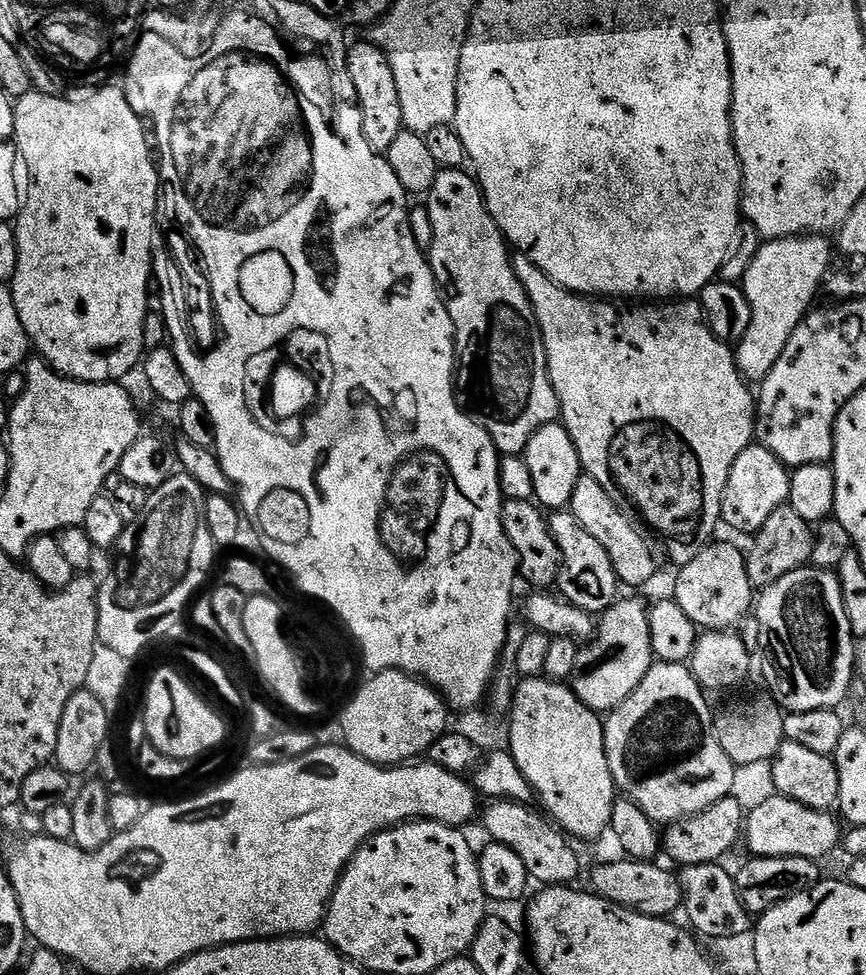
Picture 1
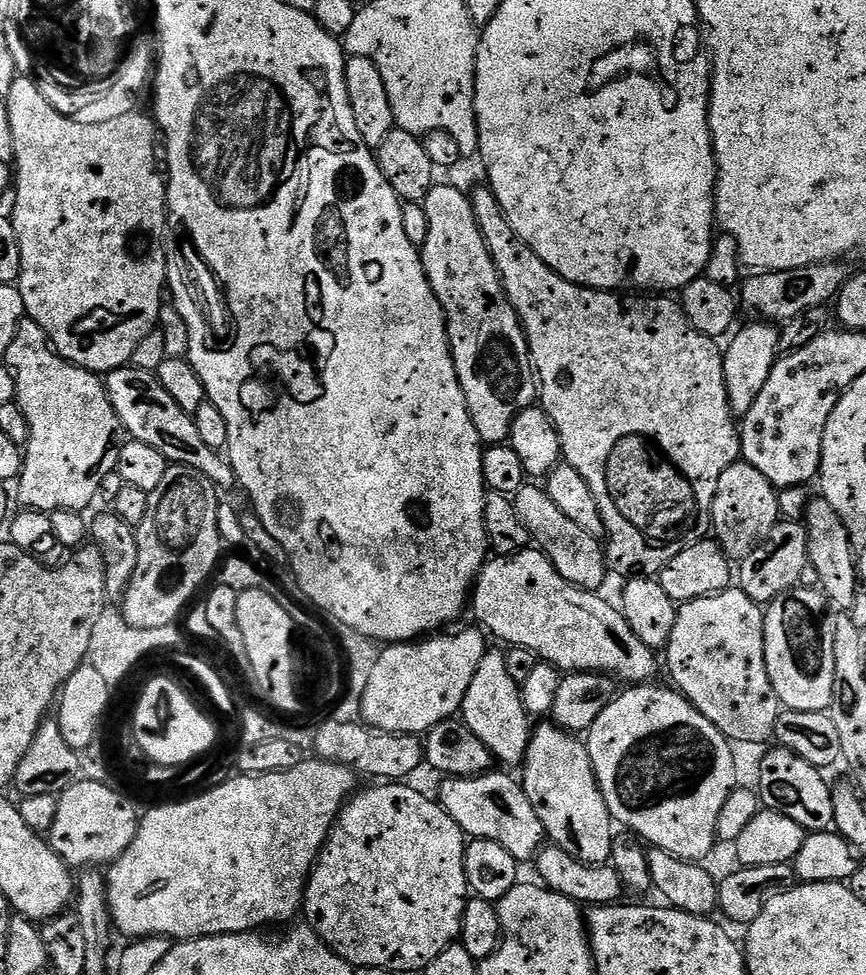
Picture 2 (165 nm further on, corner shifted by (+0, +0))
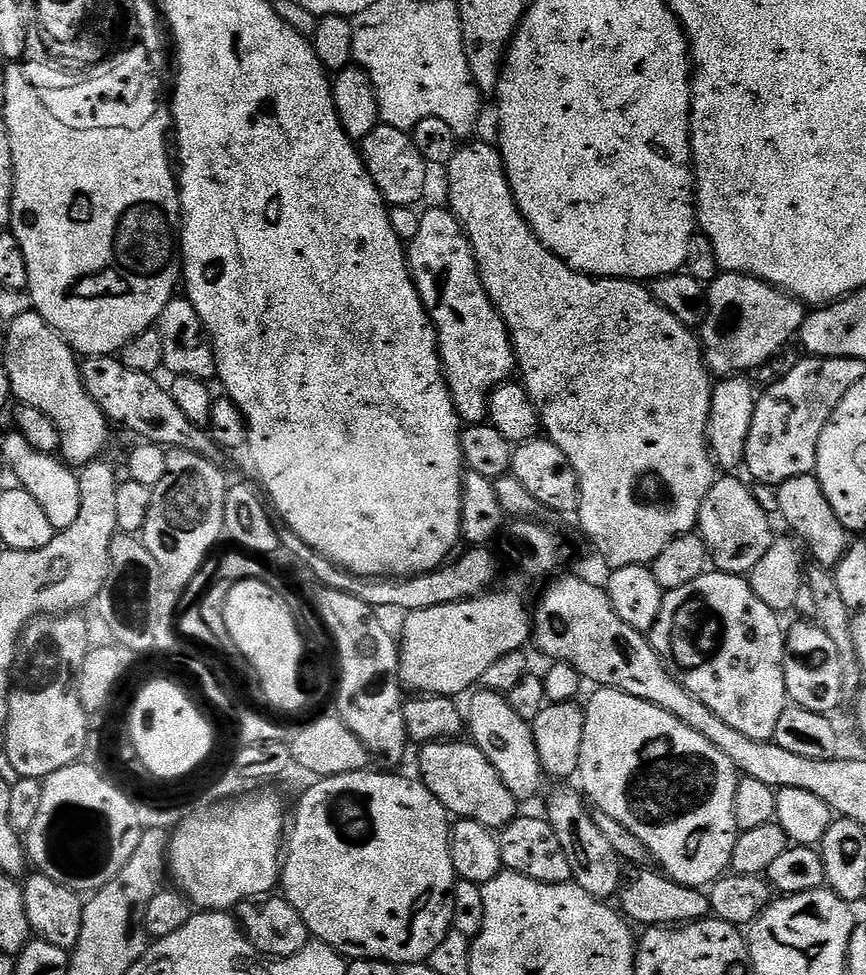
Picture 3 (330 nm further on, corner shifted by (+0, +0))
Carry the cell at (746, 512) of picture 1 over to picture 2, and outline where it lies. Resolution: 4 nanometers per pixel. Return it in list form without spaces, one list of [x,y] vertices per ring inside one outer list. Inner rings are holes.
[[[737,462],[729,466],[722,478],[718,478],[718,490],[712,503],[711,531],[729,560],[744,561],[780,519],[778,490],[768,481],[766,474],[754,470],[754,466]]]

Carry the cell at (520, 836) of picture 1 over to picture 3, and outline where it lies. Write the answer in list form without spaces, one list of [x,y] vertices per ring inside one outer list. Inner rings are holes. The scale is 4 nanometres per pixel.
[[[433,742],[420,751],[419,779],[453,817],[473,820],[493,830],[505,828],[518,815],[518,803],[490,759],[473,742]]]

